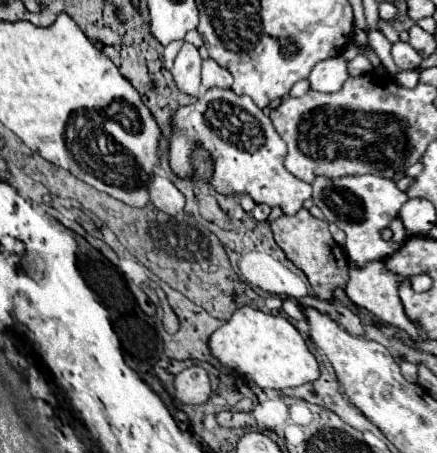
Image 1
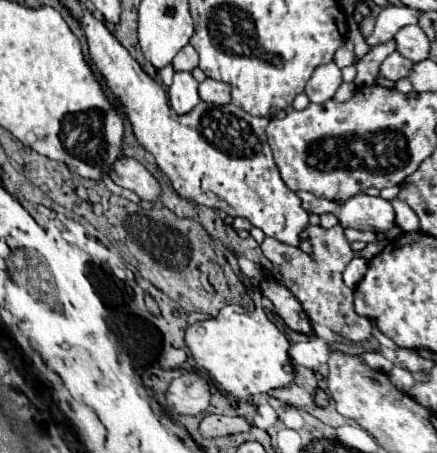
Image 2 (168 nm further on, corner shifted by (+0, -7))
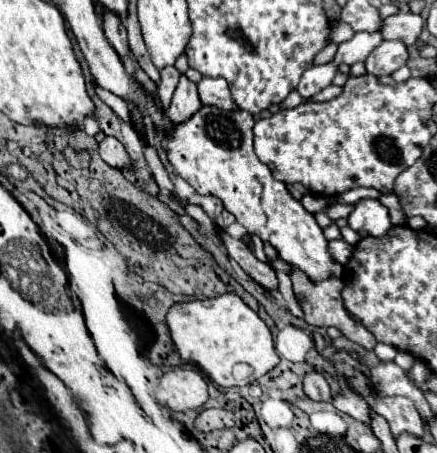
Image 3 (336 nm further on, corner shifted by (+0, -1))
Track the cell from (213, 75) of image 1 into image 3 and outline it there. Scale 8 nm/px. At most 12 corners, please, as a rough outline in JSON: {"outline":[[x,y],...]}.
{"outline":[[204,77],[198,83],[200,101],[220,109],[236,109],[228,81]]}

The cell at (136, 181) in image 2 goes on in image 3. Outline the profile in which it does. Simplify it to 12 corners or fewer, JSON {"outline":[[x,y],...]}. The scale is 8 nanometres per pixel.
{"outline":[[114,137],[98,143],[100,157],[114,169],[132,169],[132,159]]}

